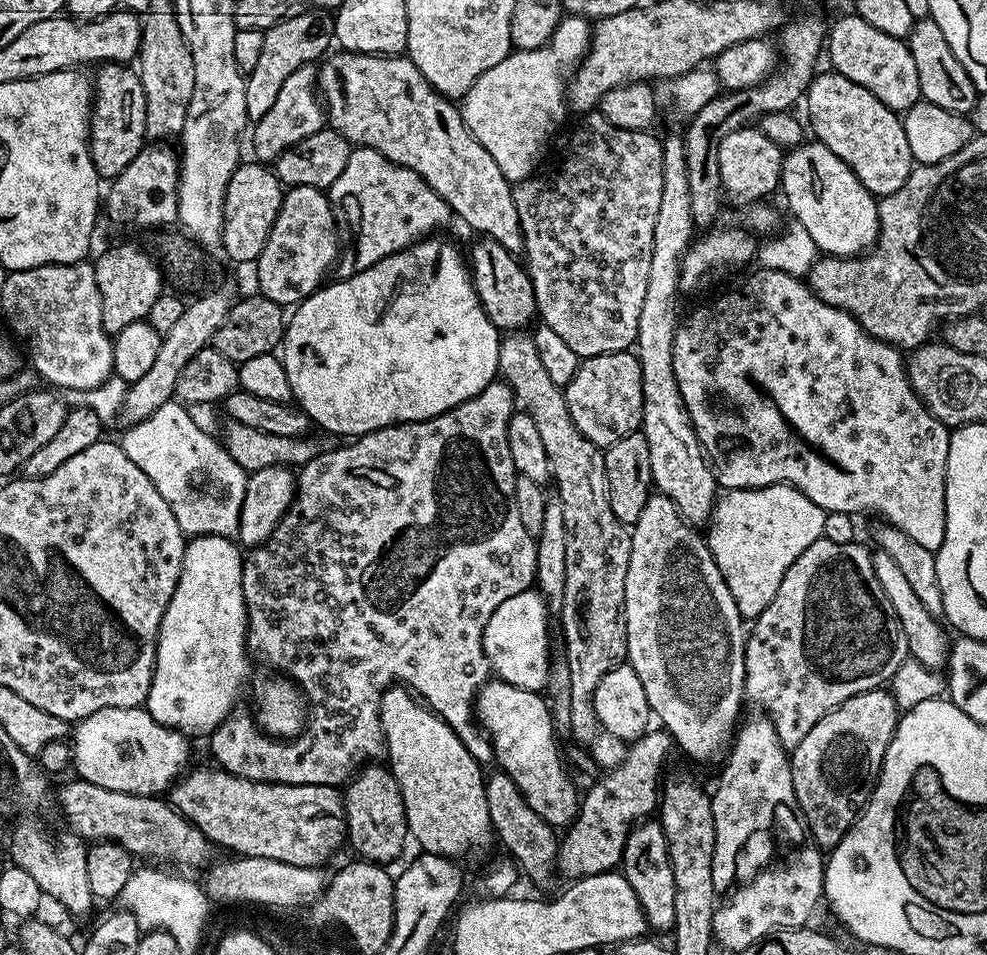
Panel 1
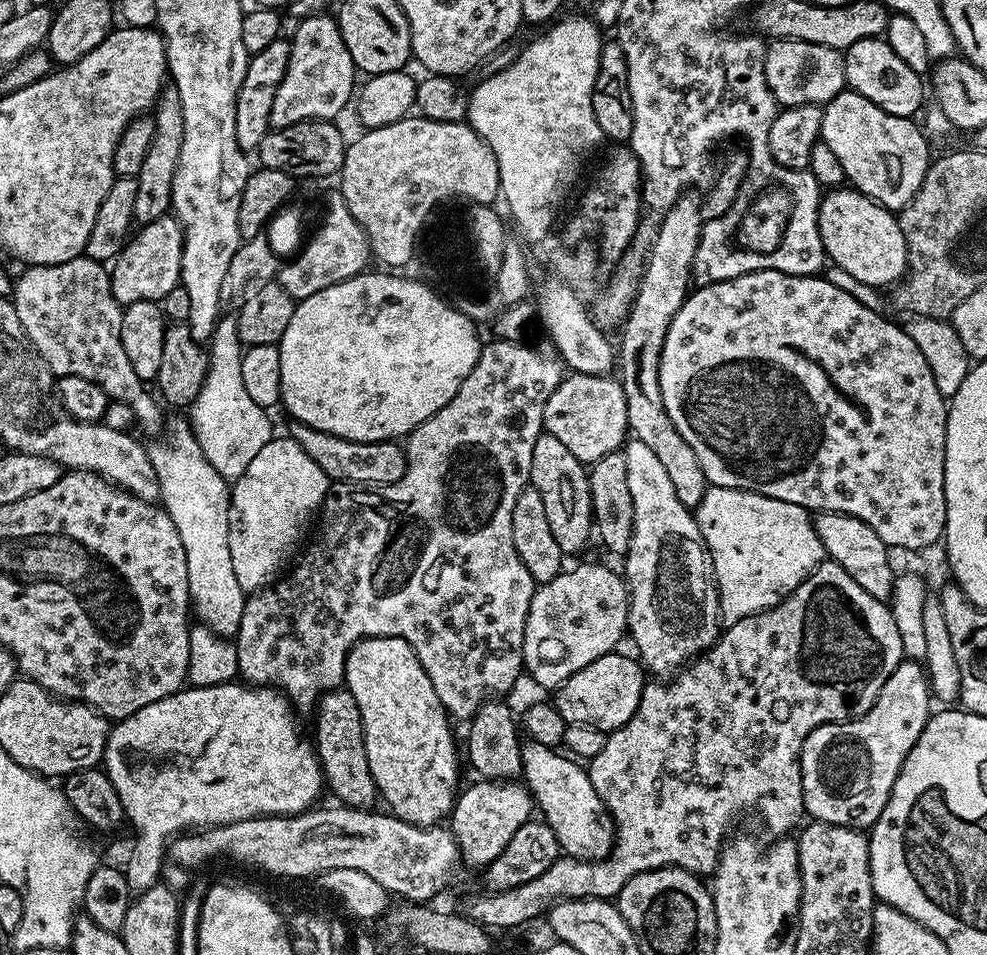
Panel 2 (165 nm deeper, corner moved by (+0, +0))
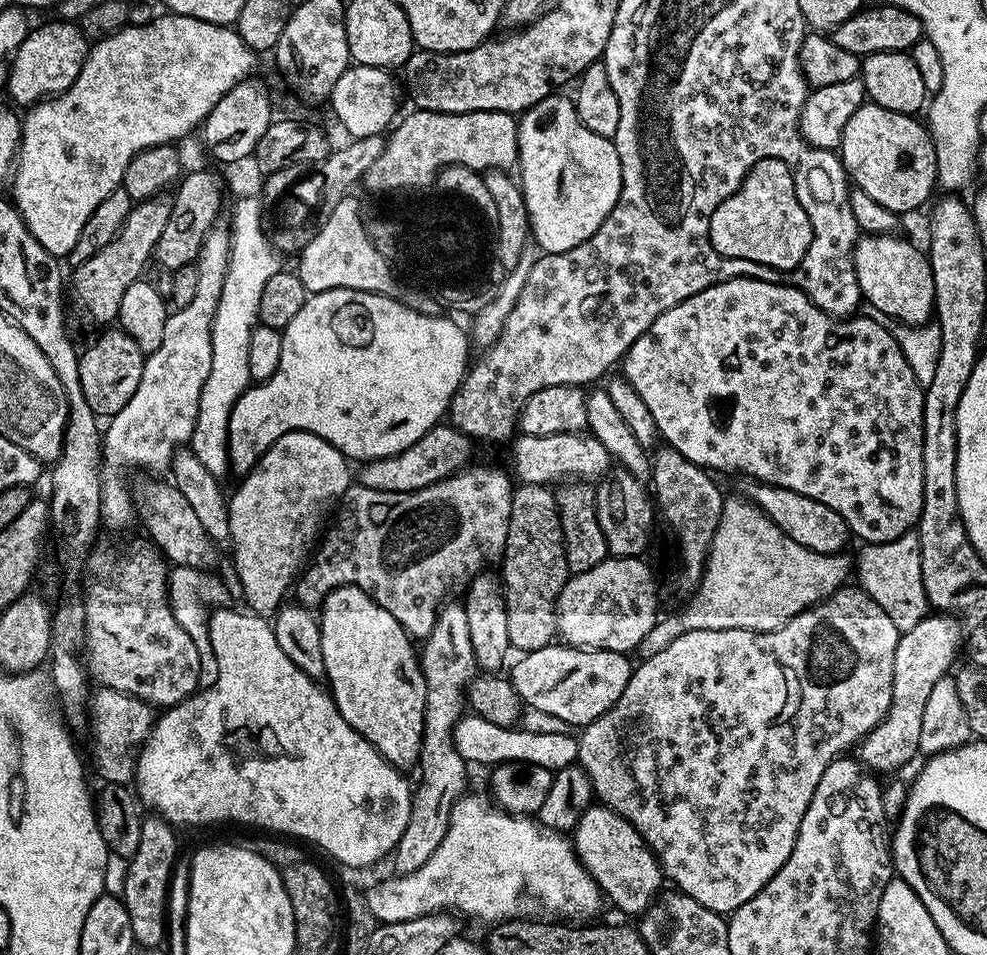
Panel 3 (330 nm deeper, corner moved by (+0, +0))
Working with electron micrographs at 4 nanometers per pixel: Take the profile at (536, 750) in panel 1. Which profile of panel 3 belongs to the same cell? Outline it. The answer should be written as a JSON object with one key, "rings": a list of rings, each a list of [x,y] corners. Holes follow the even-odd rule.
{"rings":[[[589,806],[582,818],[577,820],[570,839],[576,857],[592,875],[603,895],[612,899],[618,911],[636,918],[656,899],[662,888],[660,883],[665,883],[666,877],[648,843],[641,838],[633,824],[626,822],[626,818],[607,806]]]}

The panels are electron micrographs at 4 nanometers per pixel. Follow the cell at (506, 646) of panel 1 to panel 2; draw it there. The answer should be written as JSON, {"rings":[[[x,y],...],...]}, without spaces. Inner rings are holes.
{"rings":[[[580,564],[577,568],[562,570],[550,582],[539,585],[536,593],[532,595],[530,602],[530,610],[526,614],[526,630],[524,631],[524,666],[527,675],[532,675],[532,680],[536,684],[541,684],[544,688],[555,690],[566,682],[566,678],[570,678],[574,674],[578,674],[578,670],[582,670],[586,666],[590,666],[590,662],[594,662],[598,658],[602,658],[608,652],[617,651],[620,639],[625,639],[628,632],[628,586],[619,571],[616,572],[612,568],[607,568],[604,564]]]}

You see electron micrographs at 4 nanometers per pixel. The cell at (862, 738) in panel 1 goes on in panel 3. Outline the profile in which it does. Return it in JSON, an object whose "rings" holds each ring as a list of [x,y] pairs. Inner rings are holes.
{"rings":[[[927,614],[912,630],[900,634],[898,650],[894,650],[894,682],[890,706],[880,725],[870,730],[870,734],[858,745],[858,759],[864,767],[872,769],[876,774],[892,772],[920,752],[918,733],[922,730],[926,697],[937,684],[938,678],[953,671],[952,663],[961,648],[960,622],[951,614]]]}

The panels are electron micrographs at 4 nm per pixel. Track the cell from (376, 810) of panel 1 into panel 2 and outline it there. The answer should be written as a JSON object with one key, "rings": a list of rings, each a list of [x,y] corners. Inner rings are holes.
{"rings":[[[341,686],[325,692],[318,701],[315,709],[316,716],[316,740],[314,747],[316,755],[320,757],[320,770],[324,773],[327,787],[332,787],[332,792],[337,796],[341,805],[349,808],[362,808],[365,810],[373,807],[372,803],[377,803],[378,793],[376,783],[370,774],[370,766],[366,762],[366,742],[364,741],[364,731],[362,730],[362,710],[358,710],[358,702],[354,702],[354,694],[350,694],[347,687]]]}

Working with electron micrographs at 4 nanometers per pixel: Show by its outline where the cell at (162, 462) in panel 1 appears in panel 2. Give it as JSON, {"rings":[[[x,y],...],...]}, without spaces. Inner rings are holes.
{"rings":[[[172,417],[167,421],[164,437],[166,436],[166,440],[162,440],[163,438],[157,439],[156,443],[153,445],[150,444],[148,449],[148,457],[151,460],[151,464],[154,466],[155,473],[158,476],[159,482],[159,490],[161,503],[164,511],[170,514],[171,521],[174,522],[174,526],[178,529],[178,534],[181,535],[182,546],[186,549],[186,560],[187,560],[187,586],[188,586],[188,597],[191,602],[190,606],[193,612],[193,615],[196,615],[201,619],[199,620],[205,627],[211,628],[215,634],[223,636],[225,638],[235,637],[236,632],[238,630],[238,626],[241,625],[242,620],[242,610],[245,609],[245,602],[247,600],[247,595],[242,590],[241,586],[238,584],[238,578],[234,573],[234,564],[231,561],[230,555],[230,546],[229,546],[229,502],[231,500],[231,491],[229,483],[222,478],[220,474],[216,470],[214,470],[214,466],[211,466],[210,462],[206,461],[205,456],[202,454],[201,447],[198,446],[197,438],[195,434],[193,434],[193,430],[191,428],[191,423],[184,417],[182,418],[174,418]]]}

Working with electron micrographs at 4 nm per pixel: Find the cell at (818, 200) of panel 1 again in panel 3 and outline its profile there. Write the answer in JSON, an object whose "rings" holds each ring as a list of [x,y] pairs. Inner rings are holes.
{"rings":[[[900,234],[886,236],[861,235],[854,250],[854,270],[858,274],[861,297],[882,310],[892,322],[927,324],[933,319],[936,307],[934,274],[927,255],[920,252]]]}

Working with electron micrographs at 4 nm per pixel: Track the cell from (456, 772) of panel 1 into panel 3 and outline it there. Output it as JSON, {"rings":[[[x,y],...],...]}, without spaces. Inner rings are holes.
{"rings":[[[353,584],[332,589],[319,605],[318,619],[324,676],[342,718],[346,718],[348,725],[362,734],[362,738],[366,738],[366,742],[370,742],[370,746],[374,746],[374,750],[378,750],[378,754],[395,768],[408,770],[411,764],[413,767],[420,759],[424,737],[426,682],[417,649],[412,649],[413,641],[408,631],[401,626],[398,618],[394,618],[394,614],[390,614],[390,610],[378,606],[378,602],[374,602],[367,592],[355,588]]]}

